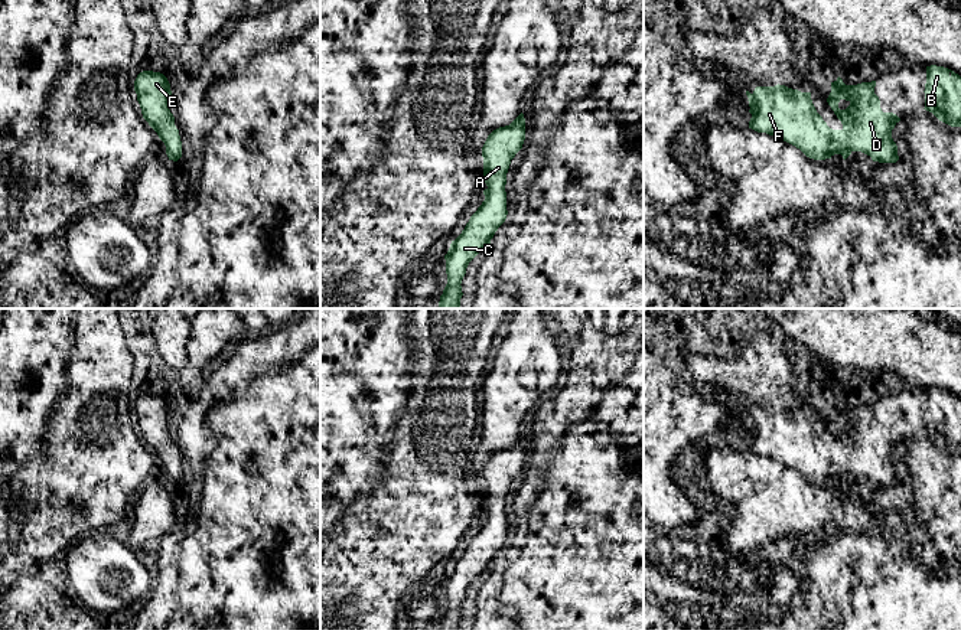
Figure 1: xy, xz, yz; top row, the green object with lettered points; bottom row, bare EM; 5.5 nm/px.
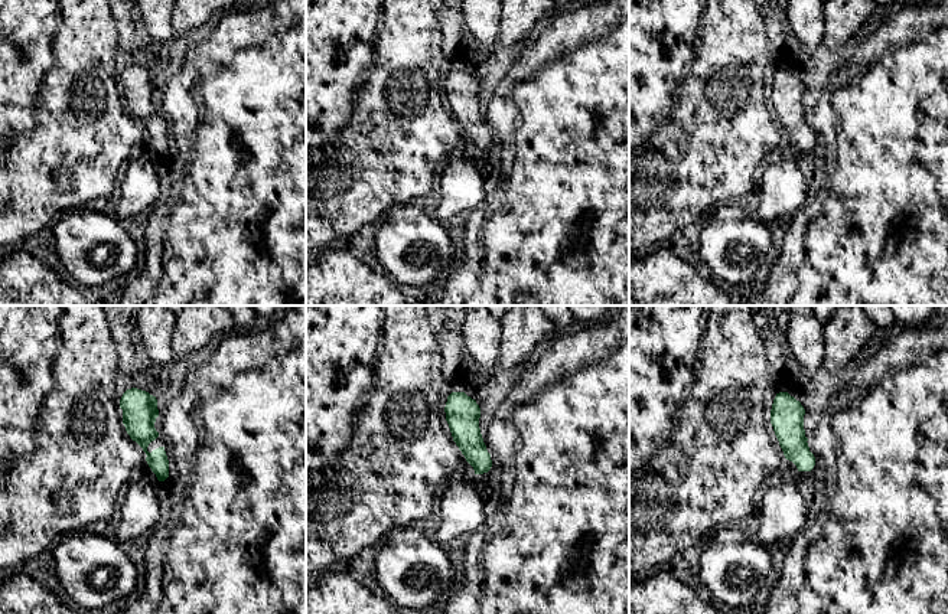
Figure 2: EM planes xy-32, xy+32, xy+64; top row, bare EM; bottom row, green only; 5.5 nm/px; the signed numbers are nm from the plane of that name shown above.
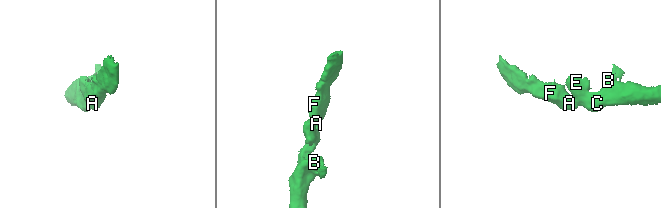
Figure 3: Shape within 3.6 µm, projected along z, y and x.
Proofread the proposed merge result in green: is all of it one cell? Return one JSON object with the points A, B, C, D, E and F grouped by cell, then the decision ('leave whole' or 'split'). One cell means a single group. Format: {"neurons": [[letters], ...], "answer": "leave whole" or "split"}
{"neurons": [["A", "B", "C", "D", "E", "F"]], "answer": "leave whole"}

